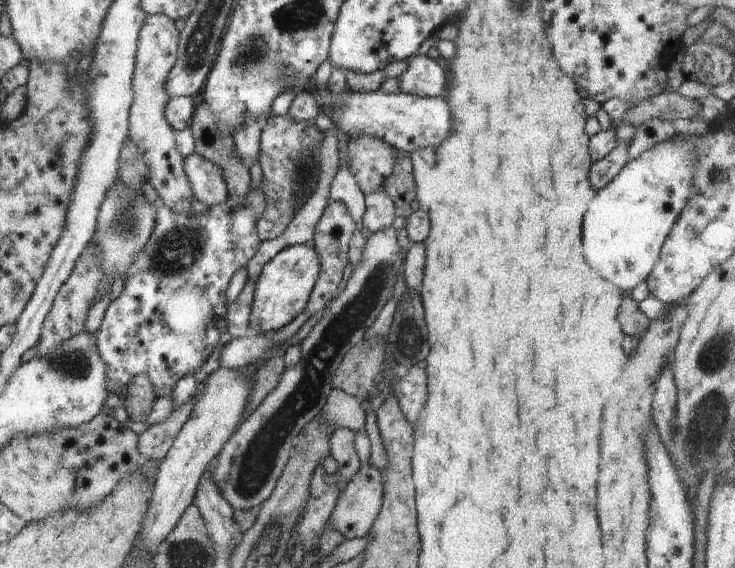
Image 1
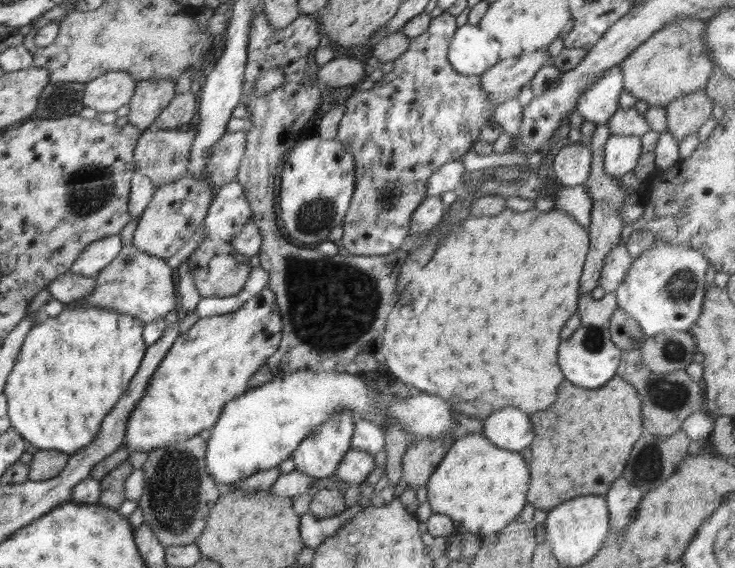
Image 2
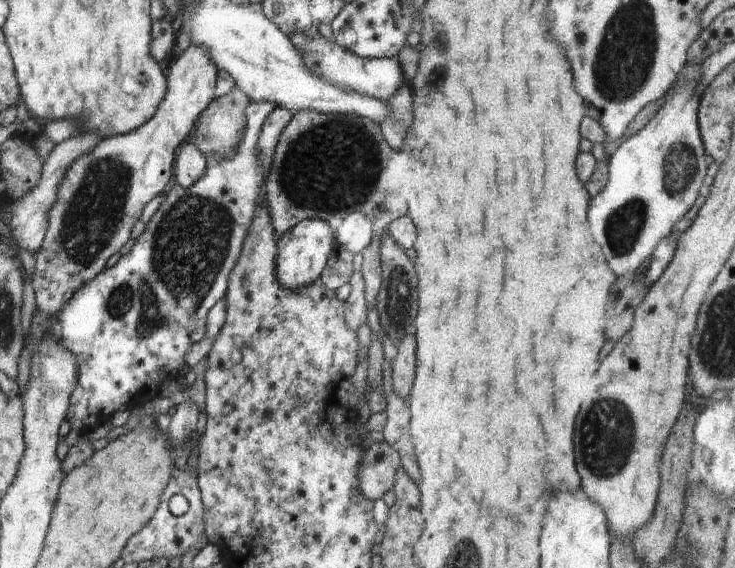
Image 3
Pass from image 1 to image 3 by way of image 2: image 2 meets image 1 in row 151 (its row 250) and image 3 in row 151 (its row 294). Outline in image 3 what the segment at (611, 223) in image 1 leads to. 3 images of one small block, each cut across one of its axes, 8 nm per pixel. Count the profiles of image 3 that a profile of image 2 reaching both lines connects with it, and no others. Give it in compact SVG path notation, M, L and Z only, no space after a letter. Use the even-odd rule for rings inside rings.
M688 62L658 112L642 130L623 138L616 152L608 158L608 180L604 190L590 202L588 226L610 270L616 276L638 270L642 262L651 257L658 242L671 234L673 225L690 210L699 195L710 163L710 158L704 150L697 119L701 94L699 95L696 90L700 82L700 64Z

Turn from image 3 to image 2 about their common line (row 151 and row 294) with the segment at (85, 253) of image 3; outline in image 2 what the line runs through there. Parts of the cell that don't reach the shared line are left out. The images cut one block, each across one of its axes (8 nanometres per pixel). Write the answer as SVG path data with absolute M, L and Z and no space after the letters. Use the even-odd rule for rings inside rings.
M126 246L120 250L113 262L94 277L97 281L94 292L84 298L78 298L71 304L90 303L90 305L130 314L138 317L143 325L154 322L156 319L164 319L166 314L174 310L178 304L172 272L173 269L165 259L140 252L134 246Z

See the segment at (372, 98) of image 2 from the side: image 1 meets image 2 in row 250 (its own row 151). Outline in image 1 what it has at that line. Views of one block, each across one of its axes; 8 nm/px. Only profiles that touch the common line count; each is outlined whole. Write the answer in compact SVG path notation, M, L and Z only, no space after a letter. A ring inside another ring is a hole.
M360 137L350 141L348 168L364 194L372 188L383 186L394 166L395 150L374 137Z

